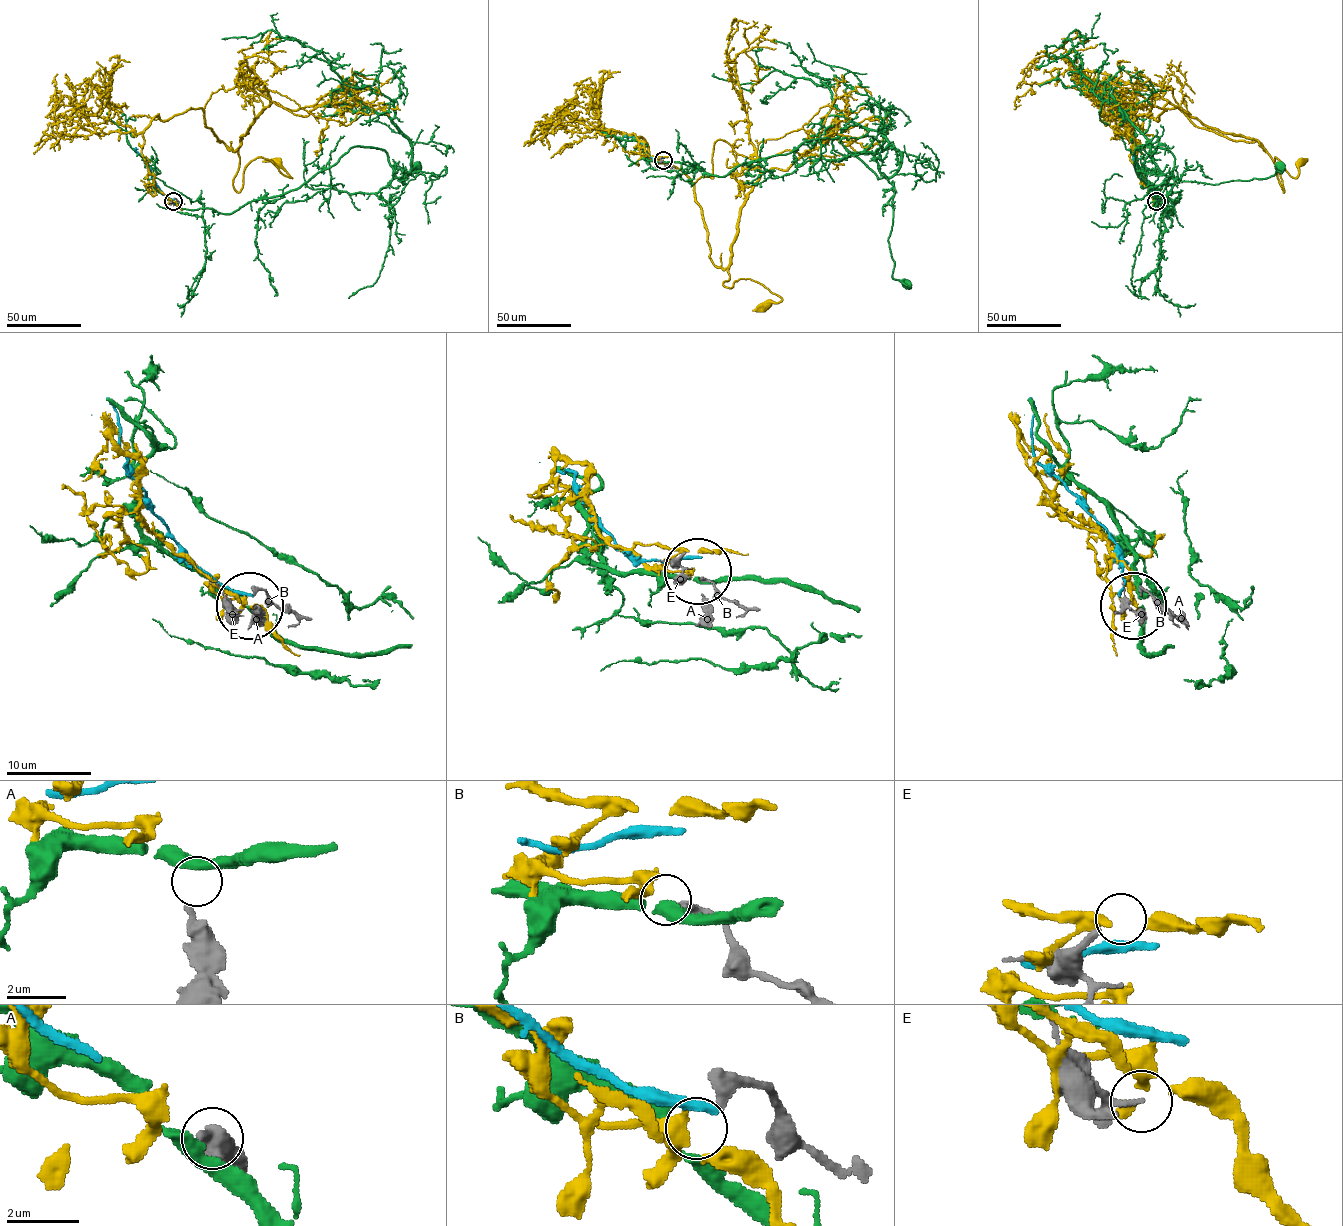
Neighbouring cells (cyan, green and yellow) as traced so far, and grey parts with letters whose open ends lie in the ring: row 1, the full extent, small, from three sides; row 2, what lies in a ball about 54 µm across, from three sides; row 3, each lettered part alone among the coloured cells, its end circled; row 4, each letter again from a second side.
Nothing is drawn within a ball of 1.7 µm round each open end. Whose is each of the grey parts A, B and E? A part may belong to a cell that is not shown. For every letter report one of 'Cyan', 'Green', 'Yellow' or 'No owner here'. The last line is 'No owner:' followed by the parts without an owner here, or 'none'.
A: Green
B: Yellow
E: No owner here
No owner: E

